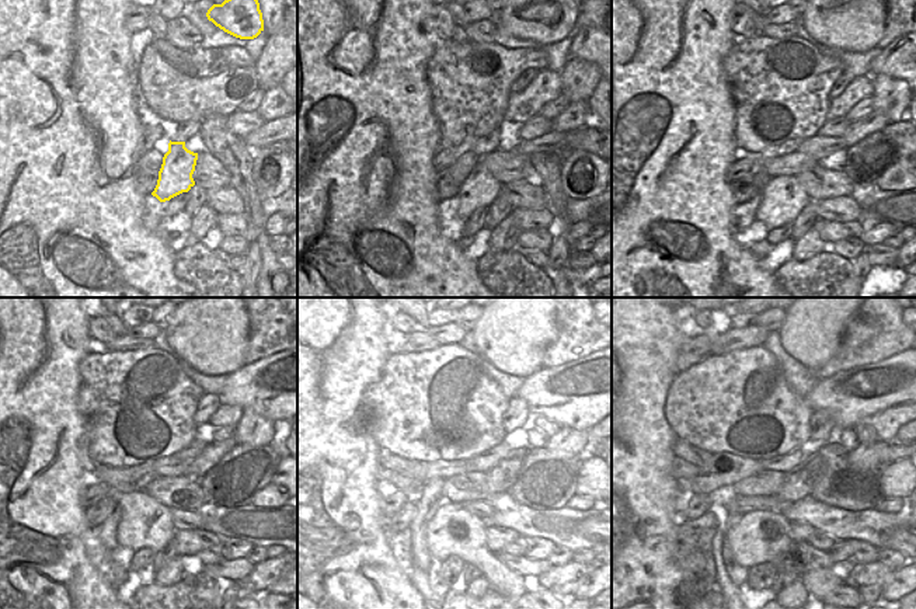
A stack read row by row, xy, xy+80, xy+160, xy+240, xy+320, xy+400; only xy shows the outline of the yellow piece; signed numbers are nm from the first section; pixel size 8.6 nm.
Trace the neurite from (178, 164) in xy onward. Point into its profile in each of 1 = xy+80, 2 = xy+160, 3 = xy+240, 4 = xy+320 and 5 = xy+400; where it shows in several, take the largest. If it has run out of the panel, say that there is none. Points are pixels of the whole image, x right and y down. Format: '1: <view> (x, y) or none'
1: xy+80 (480, 188)
2: xy+160 (783, 198)
3: xy+240 (145, 524)
4: xy+320 (452, 531)
5: xy+400 (760, 536)

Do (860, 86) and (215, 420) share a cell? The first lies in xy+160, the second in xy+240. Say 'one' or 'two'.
one

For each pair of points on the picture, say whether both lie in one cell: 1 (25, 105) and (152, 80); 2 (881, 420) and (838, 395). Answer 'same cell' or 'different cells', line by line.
1: different cells
2: same cell

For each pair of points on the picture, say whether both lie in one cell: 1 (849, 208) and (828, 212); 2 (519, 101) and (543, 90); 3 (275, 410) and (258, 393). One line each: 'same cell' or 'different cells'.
1: same cell
2: same cell
3: same cell

